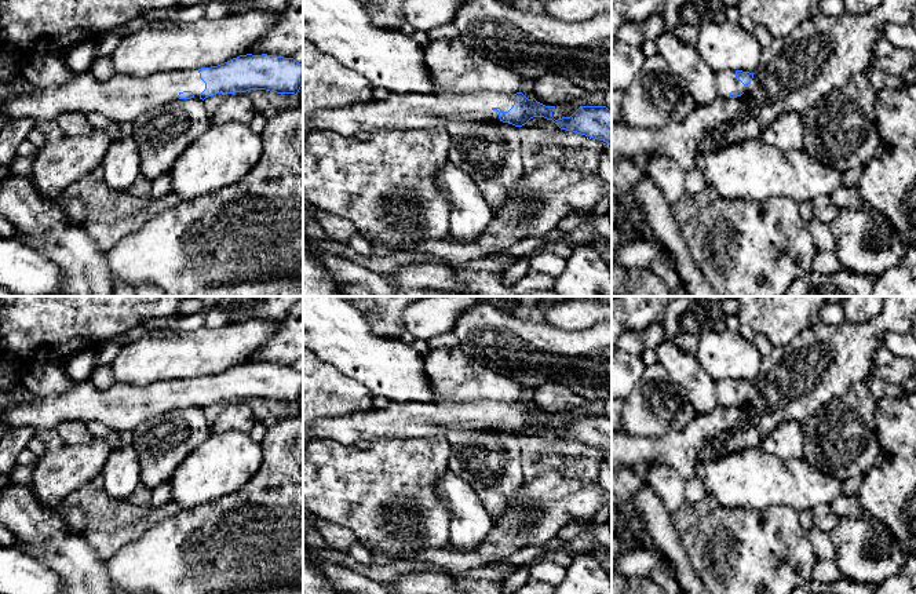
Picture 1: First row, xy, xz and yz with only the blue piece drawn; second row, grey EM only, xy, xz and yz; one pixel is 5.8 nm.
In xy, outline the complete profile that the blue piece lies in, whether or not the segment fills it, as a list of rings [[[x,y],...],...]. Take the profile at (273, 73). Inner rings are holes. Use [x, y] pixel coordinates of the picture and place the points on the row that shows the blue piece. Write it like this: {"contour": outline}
{"contour": [[[240,55],[225,63],[196,70],[171,70],[147,77],[114,74],[101,81],[79,73],[66,84],[32,87],[30,91],[0,99],[0,113],[8,120],[56,120],[67,112],[101,113],[131,127],[143,112],[178,99],[205,99],[249,90],[298,95],[303,85],[303,65],[277,55]]]}

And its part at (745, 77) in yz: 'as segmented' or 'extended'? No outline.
extended

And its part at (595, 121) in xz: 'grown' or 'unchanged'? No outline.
grown

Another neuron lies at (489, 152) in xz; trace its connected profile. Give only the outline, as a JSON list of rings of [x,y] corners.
[[[463,121],[450,125],[449,134],[449,160],[472,178],[492,211],[500,208],[512,185],[525,174],[518,127],[503,121]]]

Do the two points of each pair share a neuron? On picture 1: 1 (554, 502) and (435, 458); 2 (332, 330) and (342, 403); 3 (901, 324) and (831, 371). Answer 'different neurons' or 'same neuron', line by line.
1: different neurons
2: different neurons
3: same neuron

